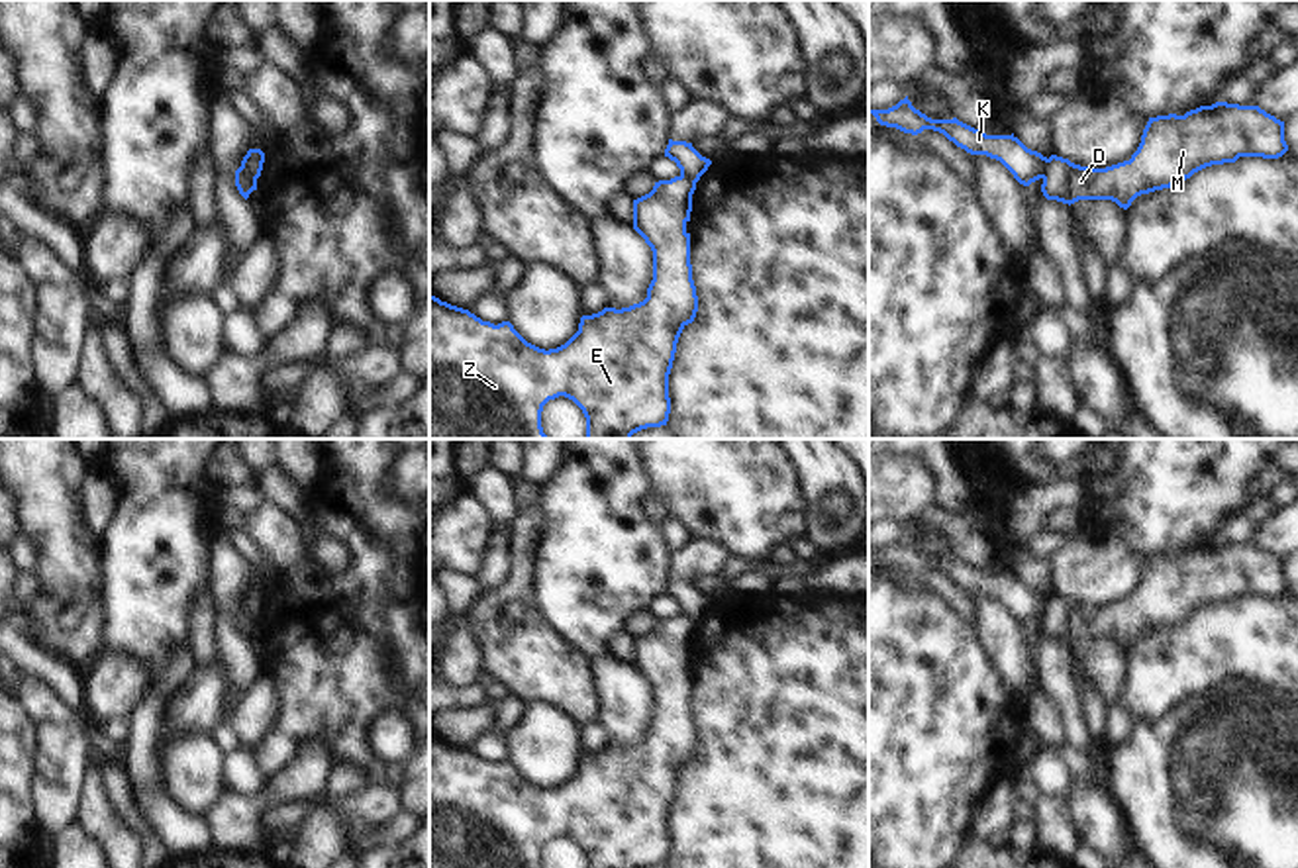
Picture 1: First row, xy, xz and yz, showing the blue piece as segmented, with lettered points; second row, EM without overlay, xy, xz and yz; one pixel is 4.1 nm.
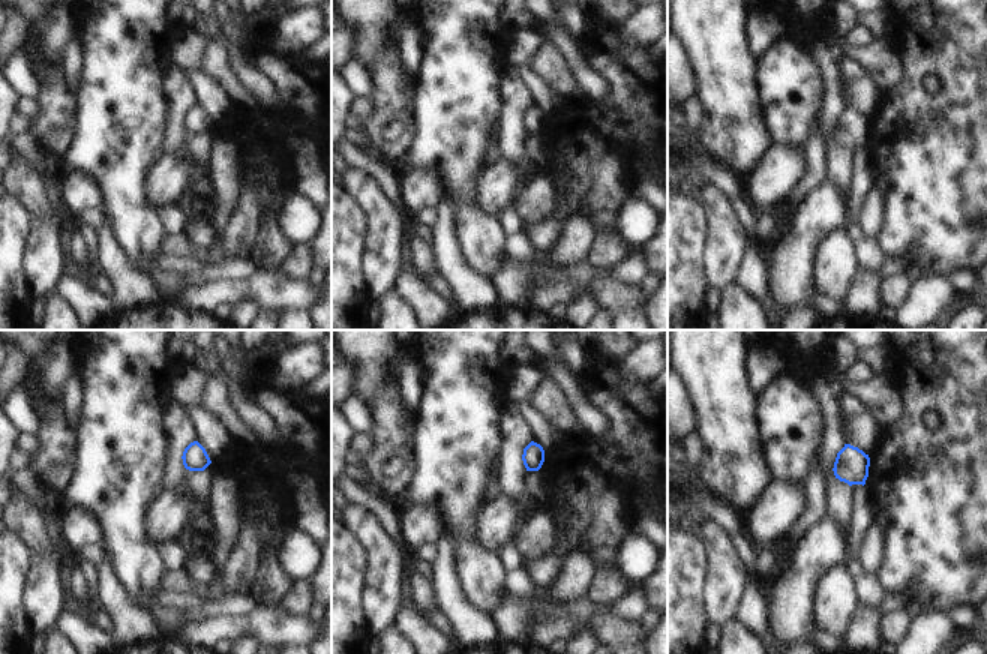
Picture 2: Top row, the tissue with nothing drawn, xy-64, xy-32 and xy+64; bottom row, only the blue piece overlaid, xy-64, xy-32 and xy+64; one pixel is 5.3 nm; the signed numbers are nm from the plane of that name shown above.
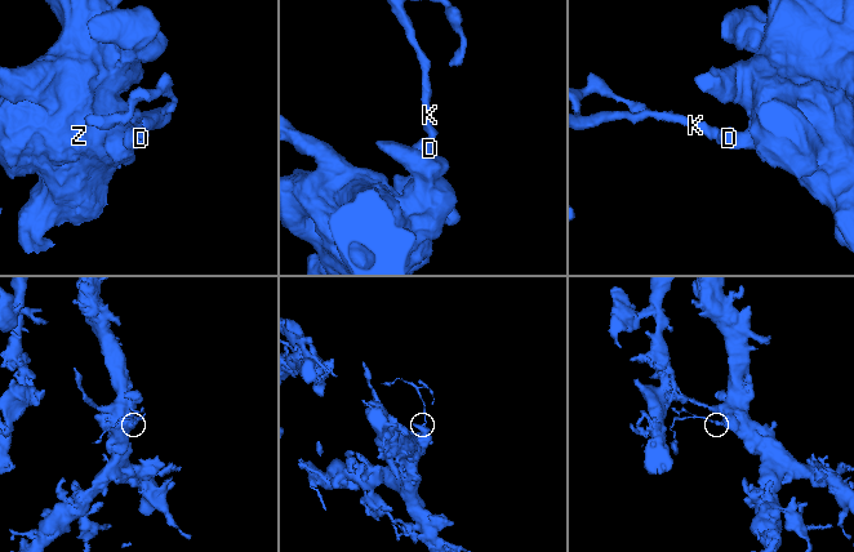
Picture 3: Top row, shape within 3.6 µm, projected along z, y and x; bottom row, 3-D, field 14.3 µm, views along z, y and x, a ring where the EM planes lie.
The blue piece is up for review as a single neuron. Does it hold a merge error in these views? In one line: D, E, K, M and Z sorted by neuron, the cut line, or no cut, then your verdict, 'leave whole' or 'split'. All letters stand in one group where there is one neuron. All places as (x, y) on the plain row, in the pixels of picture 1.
groups D E M Z / K; cut yz (1049, 598), (1042, 616); split

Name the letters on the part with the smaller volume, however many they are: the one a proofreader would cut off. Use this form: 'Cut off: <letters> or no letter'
Cut off: K

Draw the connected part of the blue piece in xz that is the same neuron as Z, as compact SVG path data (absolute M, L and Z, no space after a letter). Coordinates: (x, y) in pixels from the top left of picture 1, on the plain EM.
M674 615L655 621L649 633L633 639L633 668L653 690L647 737L629 747L582 754L578 770L557 788L539 788L510 760L482 760L429 733L429 868L543 868L543 844L559 835L582 848L586 868L667 864L676 782L698 750L686 670L694 629L694 621Z

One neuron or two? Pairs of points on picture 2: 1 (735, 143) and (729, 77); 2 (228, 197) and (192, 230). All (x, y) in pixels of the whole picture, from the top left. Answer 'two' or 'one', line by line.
1: one
2: two

